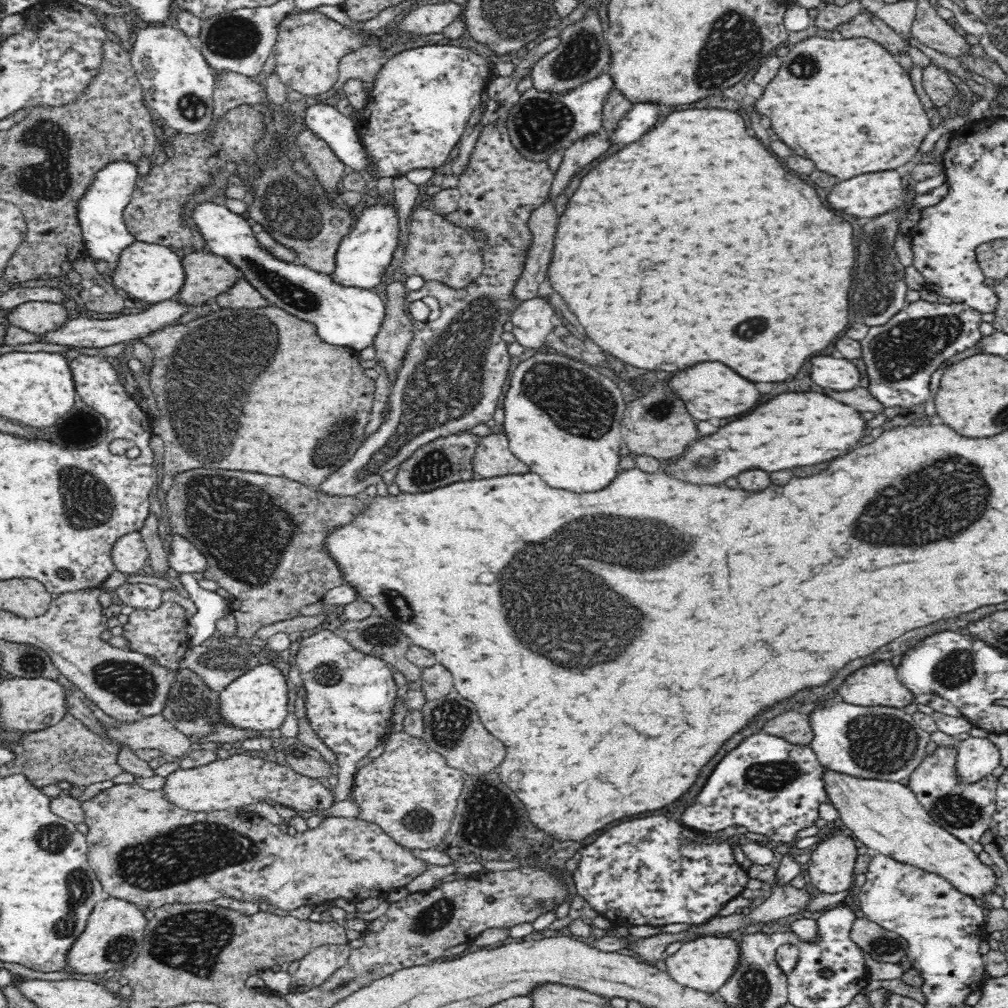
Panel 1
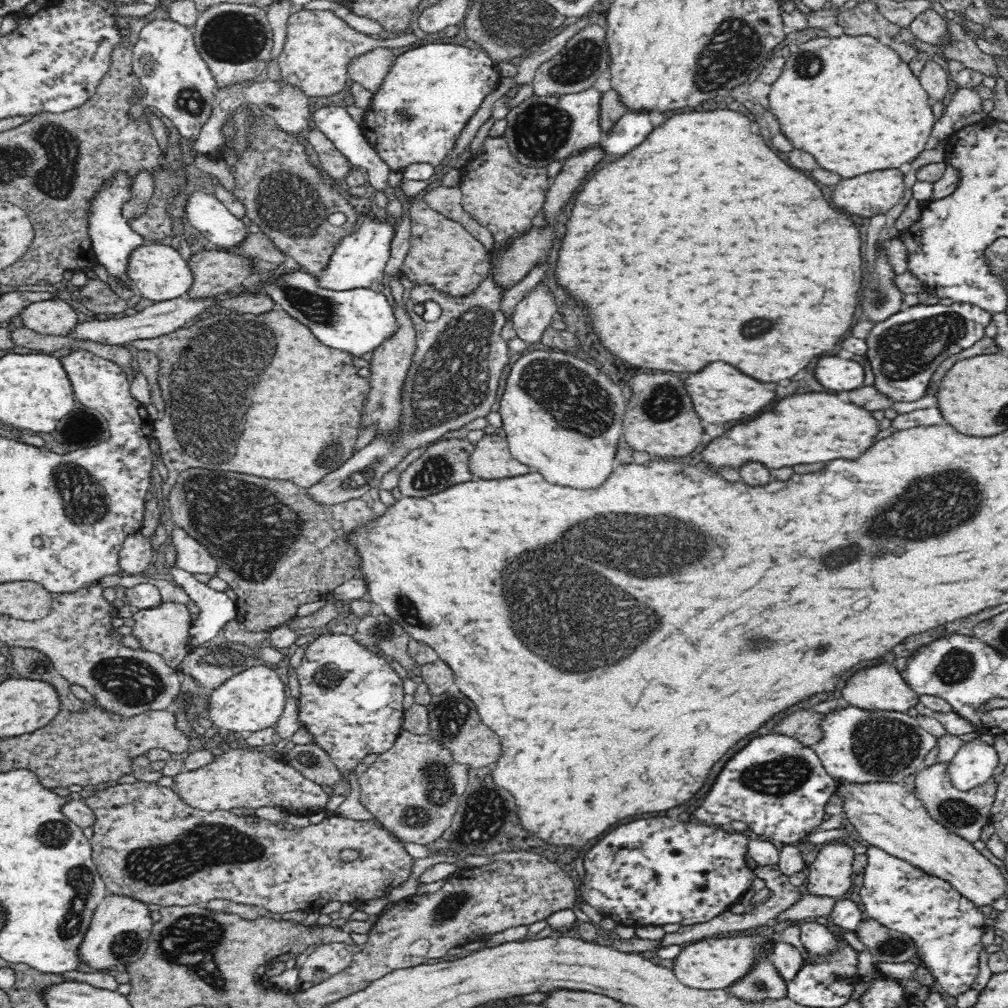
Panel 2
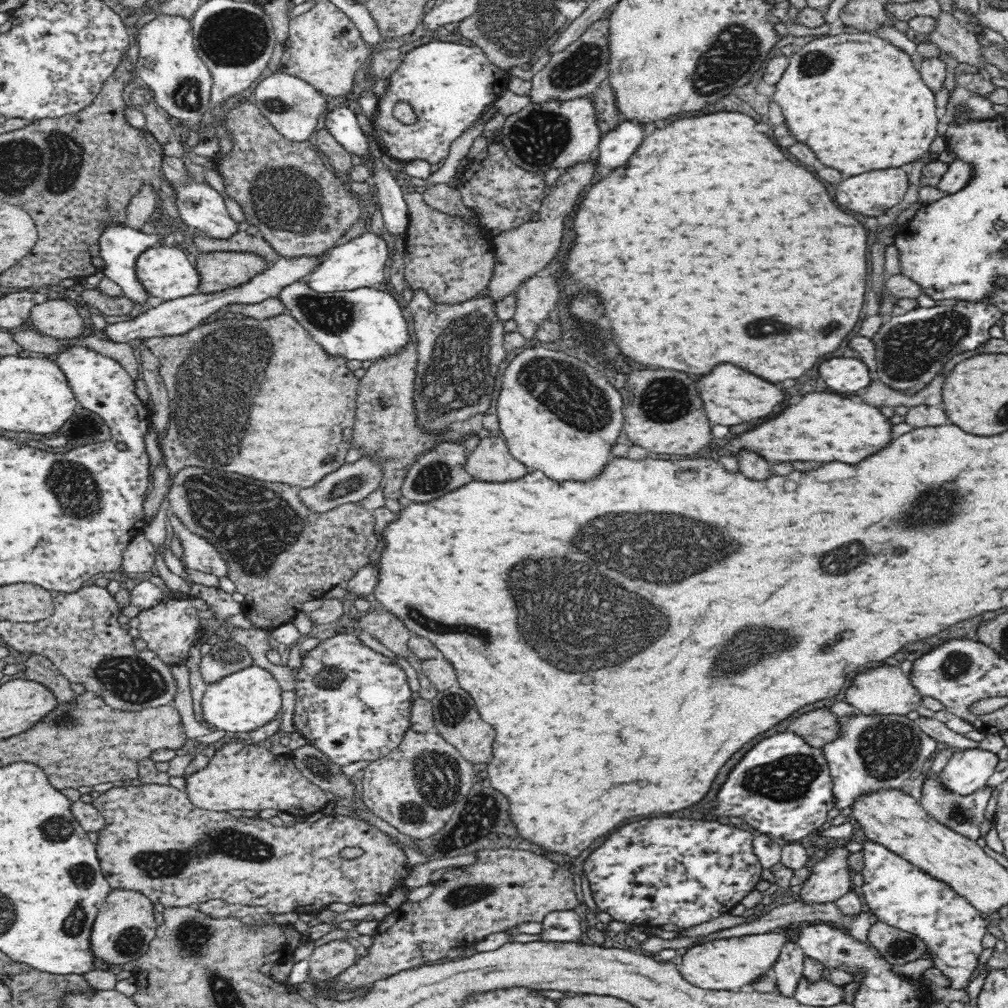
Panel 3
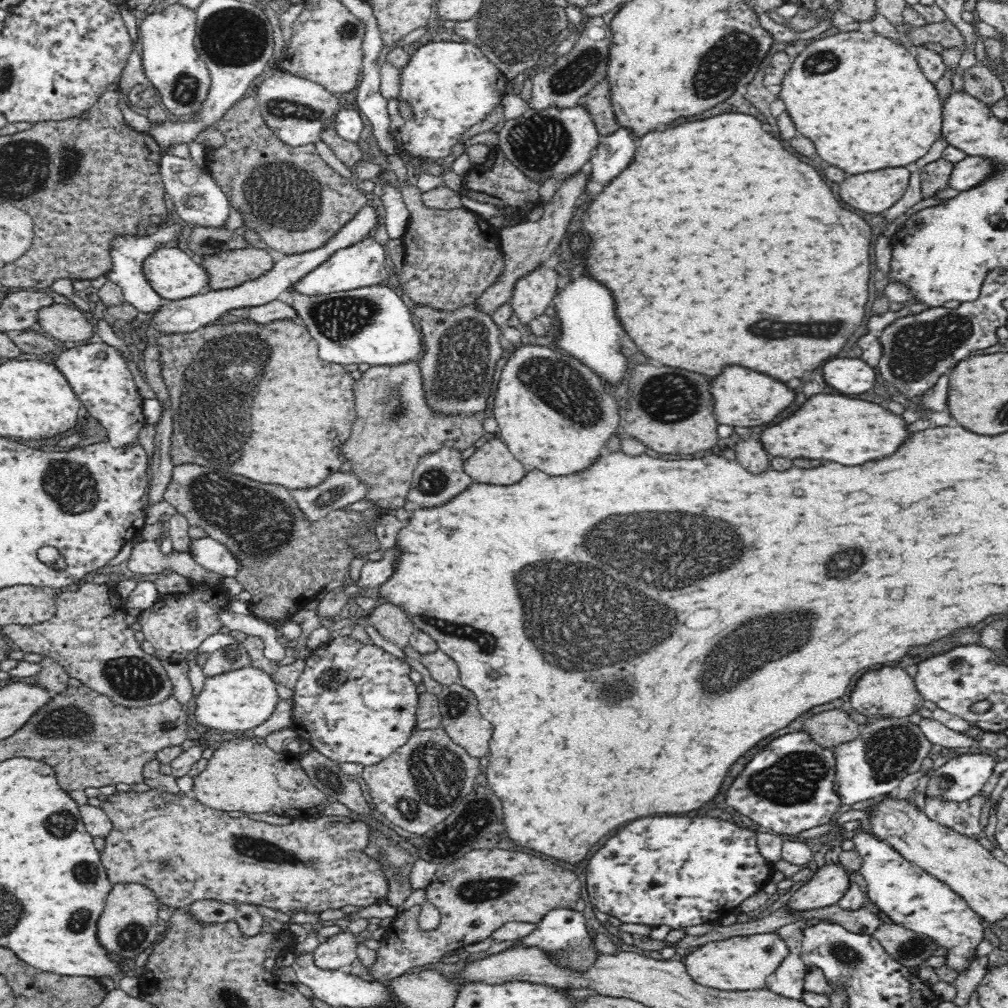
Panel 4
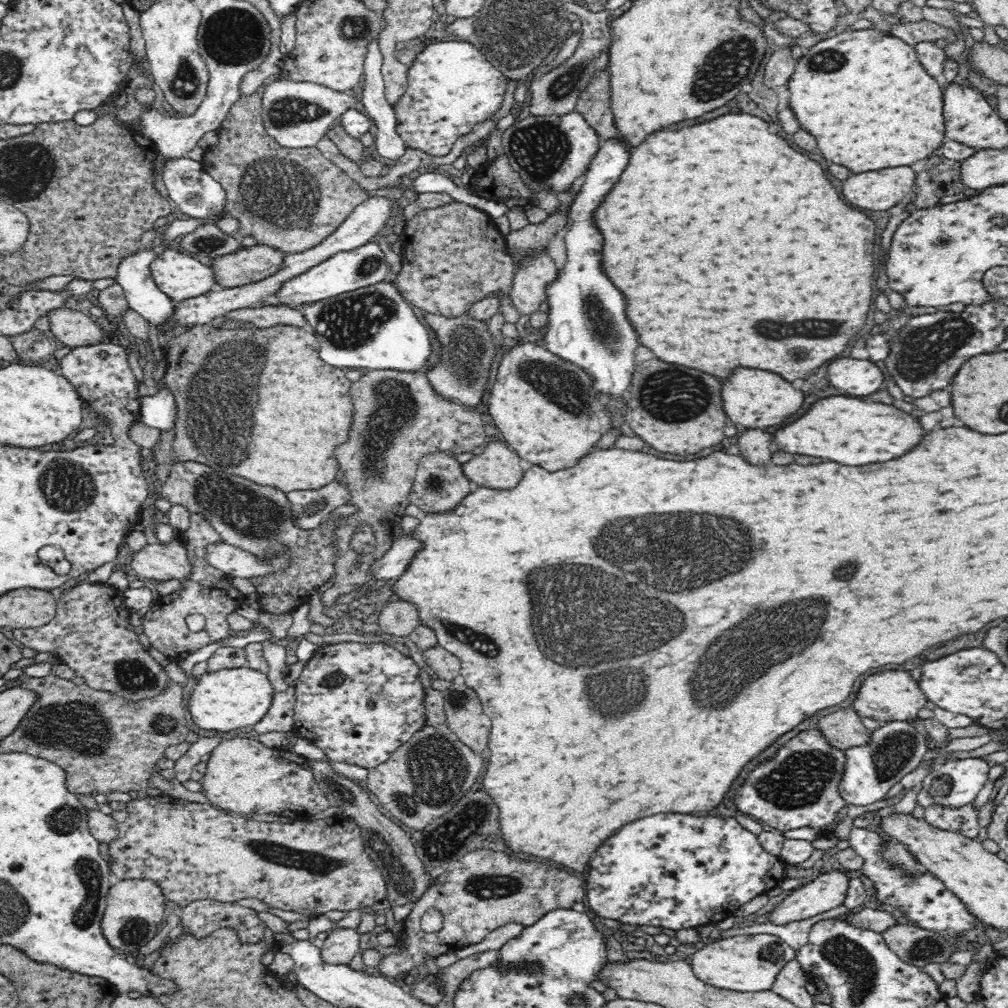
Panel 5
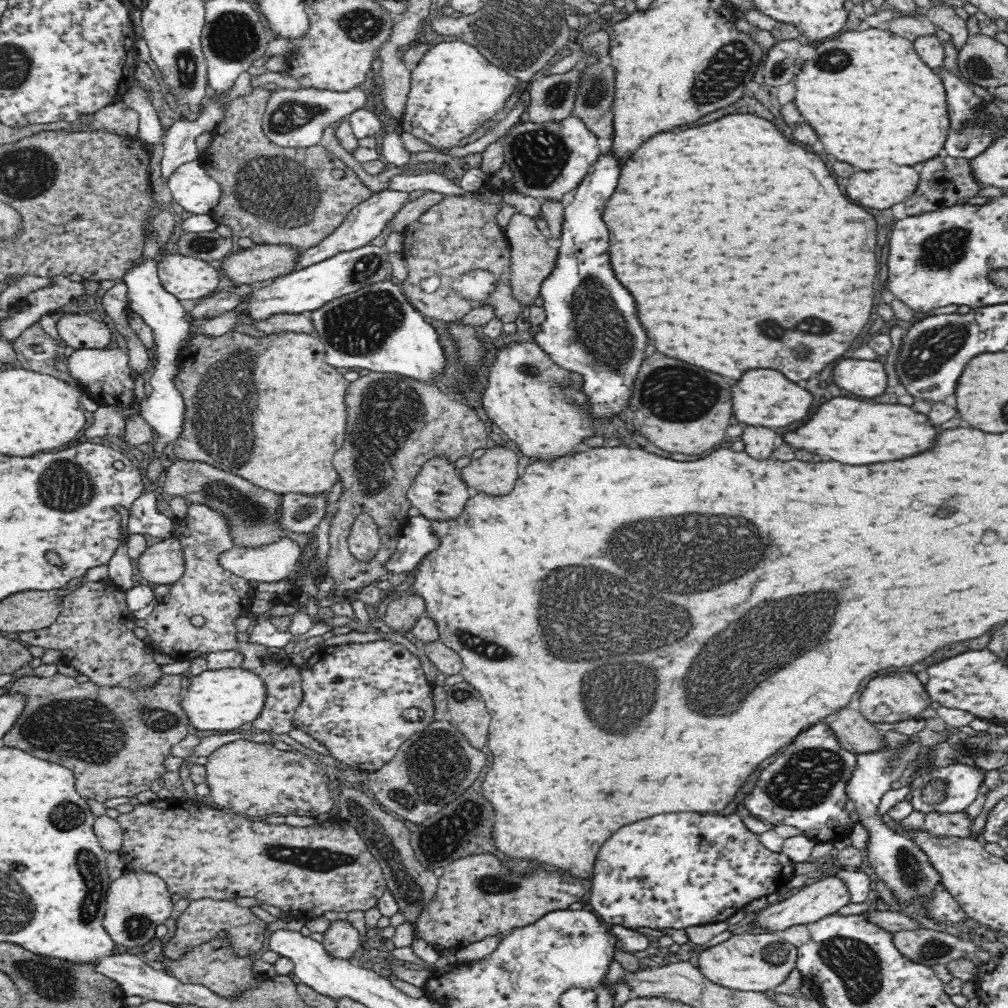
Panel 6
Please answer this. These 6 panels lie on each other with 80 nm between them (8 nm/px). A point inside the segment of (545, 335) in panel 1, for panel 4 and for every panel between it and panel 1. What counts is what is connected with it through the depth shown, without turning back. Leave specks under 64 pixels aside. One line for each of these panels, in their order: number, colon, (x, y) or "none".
2: (532, 316)
3: (536, 297)
4: (533, 293)

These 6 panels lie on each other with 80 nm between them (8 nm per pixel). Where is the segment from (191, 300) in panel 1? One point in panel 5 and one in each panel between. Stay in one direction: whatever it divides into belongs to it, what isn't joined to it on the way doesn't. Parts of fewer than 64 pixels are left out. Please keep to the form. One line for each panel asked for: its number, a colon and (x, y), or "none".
2: (216, 272)
3: (220, 270)
4: (229, 269)
5: (252, 264)

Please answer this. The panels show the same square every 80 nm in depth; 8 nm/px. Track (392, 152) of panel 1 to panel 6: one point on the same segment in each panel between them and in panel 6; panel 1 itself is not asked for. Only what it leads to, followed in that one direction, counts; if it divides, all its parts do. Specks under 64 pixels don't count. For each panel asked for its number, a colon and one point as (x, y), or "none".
2: (439, 86)
3: (449, 85)
4: (450, 86)
5: (452, 87)
6: (454, 90)

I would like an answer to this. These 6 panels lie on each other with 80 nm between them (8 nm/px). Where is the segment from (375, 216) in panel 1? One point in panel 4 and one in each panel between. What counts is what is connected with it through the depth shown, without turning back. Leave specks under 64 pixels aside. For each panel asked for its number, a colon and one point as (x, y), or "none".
2: (358, 261)
3: (361, 262)
4: (363, 265)

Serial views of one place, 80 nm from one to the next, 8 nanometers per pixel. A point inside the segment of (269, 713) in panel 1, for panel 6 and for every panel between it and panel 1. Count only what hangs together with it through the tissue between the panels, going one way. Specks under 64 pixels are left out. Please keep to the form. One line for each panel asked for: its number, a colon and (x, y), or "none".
2: (251, 700)
3: (238, 703)
4: (236, 701)
5: (229, 699)
6: (224, 699)

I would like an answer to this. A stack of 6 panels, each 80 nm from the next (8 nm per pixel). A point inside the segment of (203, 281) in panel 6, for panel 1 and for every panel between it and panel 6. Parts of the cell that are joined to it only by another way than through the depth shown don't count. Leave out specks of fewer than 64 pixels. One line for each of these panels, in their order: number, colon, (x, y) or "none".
1: (153, 273)
2: (158, 272)
3: (166, 272)
4: (172, 272)
5: (182, 277)

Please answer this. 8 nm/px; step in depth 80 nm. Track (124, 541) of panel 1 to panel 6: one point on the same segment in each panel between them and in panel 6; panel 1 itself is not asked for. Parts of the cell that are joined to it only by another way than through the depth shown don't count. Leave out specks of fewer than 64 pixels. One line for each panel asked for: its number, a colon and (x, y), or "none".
2: (137, 555)
3: (140, 556)
4: (147, 557)
5: (160, 562)
6: (162, 563)

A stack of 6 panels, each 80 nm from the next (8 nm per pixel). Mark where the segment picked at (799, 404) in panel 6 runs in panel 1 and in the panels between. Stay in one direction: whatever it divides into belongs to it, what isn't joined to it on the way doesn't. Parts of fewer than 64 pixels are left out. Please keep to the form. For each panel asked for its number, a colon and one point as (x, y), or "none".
1: (712, 389)
2: (724, 394)
3: (732, 396)
4: (745, 398)
5: (755, 398)

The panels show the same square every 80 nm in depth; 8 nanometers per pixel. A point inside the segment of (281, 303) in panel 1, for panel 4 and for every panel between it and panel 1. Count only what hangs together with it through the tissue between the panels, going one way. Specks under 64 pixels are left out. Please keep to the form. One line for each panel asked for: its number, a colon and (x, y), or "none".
2: (360, 321)
3: (363, 324)
4: (372, 325)

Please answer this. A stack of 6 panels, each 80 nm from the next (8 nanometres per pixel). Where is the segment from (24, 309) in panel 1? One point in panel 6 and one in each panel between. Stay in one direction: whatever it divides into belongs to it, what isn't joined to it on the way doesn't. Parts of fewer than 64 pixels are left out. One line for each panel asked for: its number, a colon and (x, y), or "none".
2: (54, 317)
3: (56, 318)
4: (64, 324)
5: (68, 327)
6: (78, 330)

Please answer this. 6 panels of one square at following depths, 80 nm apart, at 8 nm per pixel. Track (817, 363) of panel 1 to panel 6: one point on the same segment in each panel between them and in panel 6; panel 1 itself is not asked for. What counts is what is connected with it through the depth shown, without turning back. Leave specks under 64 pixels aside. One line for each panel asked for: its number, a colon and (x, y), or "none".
2: (836, 374)
3: (848, 374)
4: (850, 375)
5: (861, 377)
6: (867, 378)

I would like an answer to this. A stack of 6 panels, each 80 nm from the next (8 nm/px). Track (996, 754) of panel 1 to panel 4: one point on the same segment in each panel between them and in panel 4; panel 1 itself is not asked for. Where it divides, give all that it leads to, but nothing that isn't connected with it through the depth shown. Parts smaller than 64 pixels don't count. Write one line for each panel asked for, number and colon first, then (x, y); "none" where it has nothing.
2: (974, 764)
3: (968, 771)
4: (962, 778)

